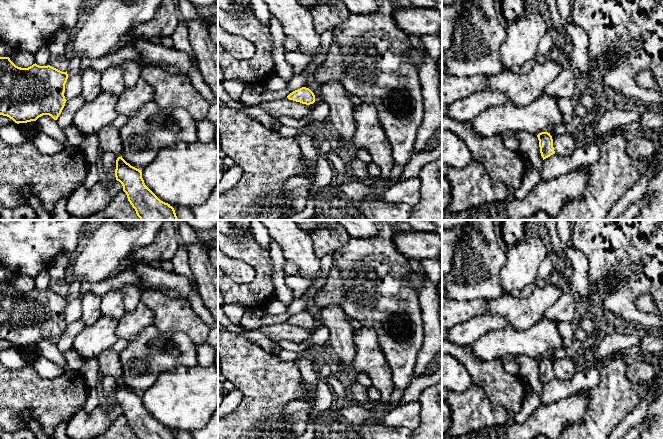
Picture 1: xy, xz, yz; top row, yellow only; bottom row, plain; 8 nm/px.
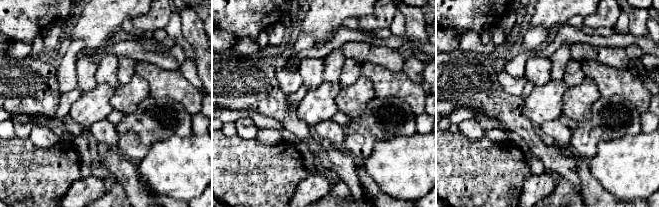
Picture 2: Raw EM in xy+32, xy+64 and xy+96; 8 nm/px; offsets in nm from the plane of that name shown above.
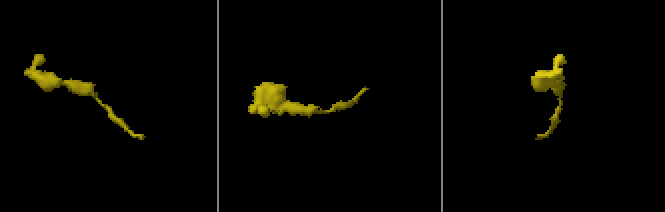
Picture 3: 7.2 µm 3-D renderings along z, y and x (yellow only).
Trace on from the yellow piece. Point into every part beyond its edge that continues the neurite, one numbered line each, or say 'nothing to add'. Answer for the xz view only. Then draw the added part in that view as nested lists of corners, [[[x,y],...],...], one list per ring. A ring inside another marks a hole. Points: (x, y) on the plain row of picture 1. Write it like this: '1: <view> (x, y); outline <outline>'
nothing to add

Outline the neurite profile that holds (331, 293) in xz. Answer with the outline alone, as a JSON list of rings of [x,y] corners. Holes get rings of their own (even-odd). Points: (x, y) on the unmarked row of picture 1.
[[[333,265],[325,285],[320,288],[314,301],[318,307],[323,308],[327,305],[341,305],[343,299],[344,292],[340,269]]]

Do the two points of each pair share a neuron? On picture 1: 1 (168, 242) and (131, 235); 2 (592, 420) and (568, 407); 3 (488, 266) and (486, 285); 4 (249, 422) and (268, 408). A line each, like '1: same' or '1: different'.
1: different
2: different
3: same
4: same

